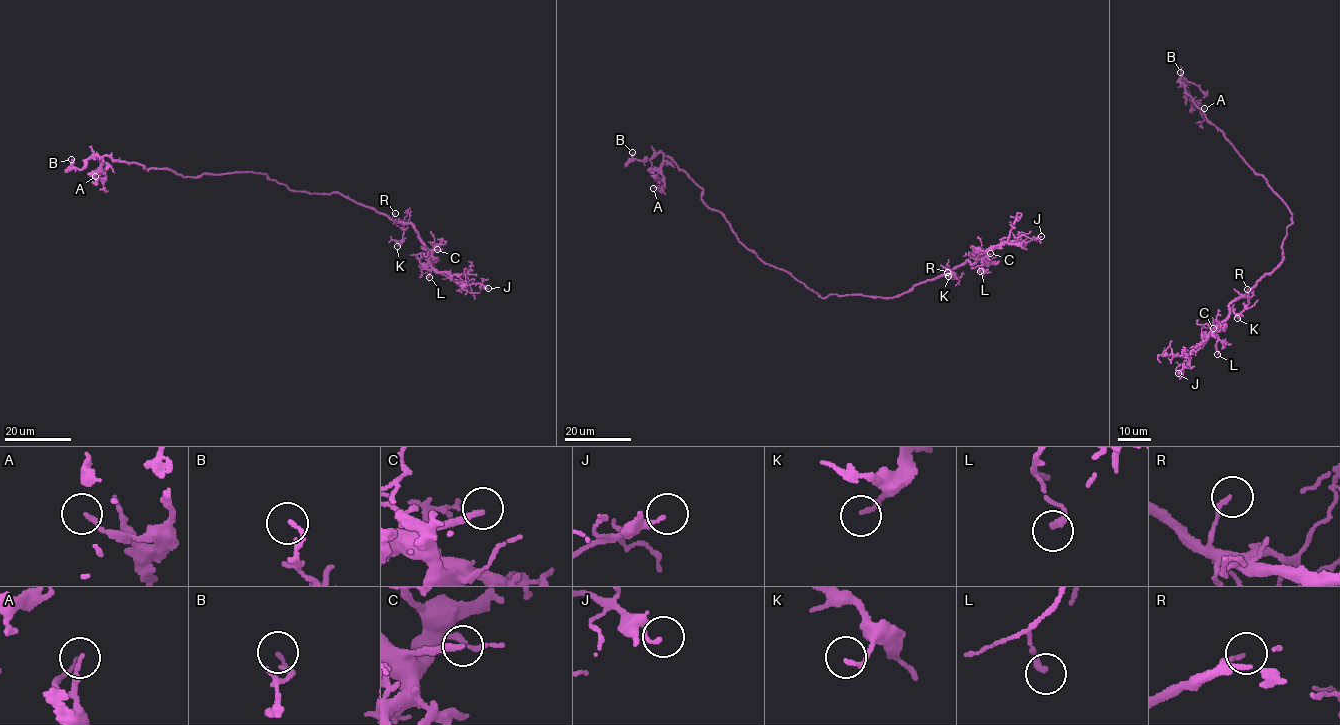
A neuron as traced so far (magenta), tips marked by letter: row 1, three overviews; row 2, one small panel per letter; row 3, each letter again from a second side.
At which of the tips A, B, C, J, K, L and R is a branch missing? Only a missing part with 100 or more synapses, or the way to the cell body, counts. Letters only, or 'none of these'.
C

